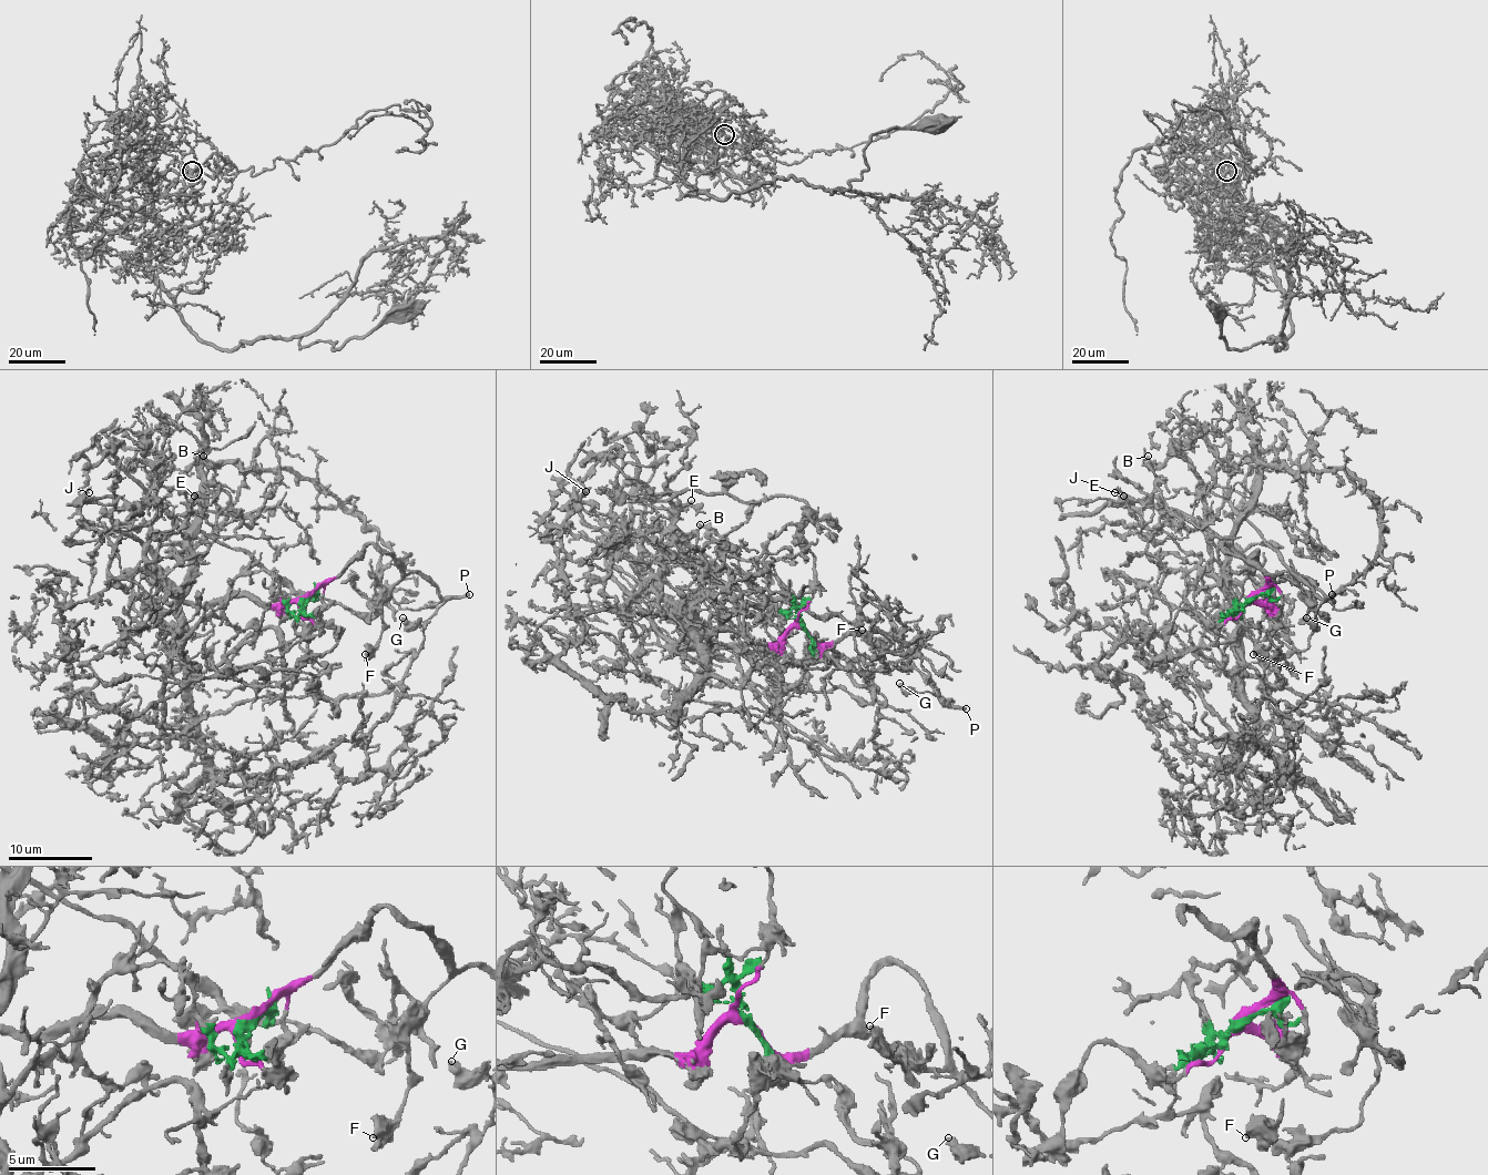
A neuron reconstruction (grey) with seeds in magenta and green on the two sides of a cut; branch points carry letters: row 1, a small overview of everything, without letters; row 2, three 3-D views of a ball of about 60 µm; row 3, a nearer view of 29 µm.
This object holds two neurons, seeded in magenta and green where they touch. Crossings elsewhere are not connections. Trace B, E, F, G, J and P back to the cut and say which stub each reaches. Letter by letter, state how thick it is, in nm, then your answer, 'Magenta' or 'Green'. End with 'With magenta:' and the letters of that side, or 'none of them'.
B: Thickness 190 nm. Green
E: Thickness 160 nm. Green
F: Thickness 480 nm. Magenta
G: Thickness 440 nm. Magenta
J: Thickness 240 nm. Magenta
P: Thickness 300 nm. Magenta
With magenta: F, G, J, P

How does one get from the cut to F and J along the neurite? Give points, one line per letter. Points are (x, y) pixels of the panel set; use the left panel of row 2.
F: (305, 599), (370, 543), (385, 550), (403, 575), (381, 606), (379, 642), (364, 655)
J: (305, 599), (177, 600), (161, 583), (156, 559), (114, 522), (110, 512), (122, 499), (82, 498), (89, 493)

